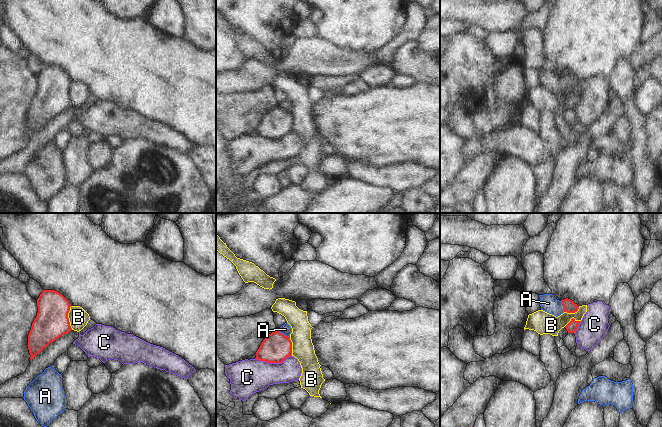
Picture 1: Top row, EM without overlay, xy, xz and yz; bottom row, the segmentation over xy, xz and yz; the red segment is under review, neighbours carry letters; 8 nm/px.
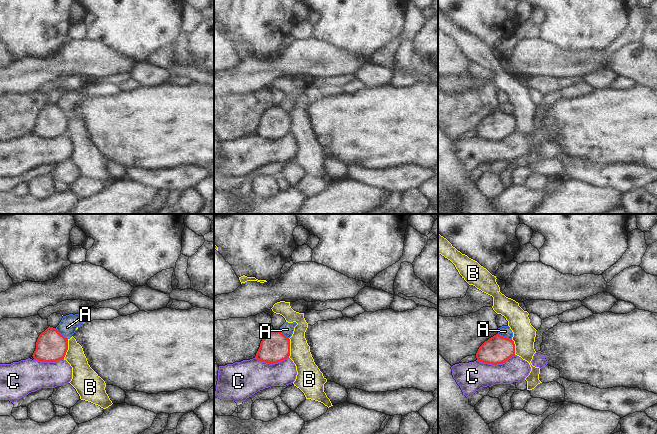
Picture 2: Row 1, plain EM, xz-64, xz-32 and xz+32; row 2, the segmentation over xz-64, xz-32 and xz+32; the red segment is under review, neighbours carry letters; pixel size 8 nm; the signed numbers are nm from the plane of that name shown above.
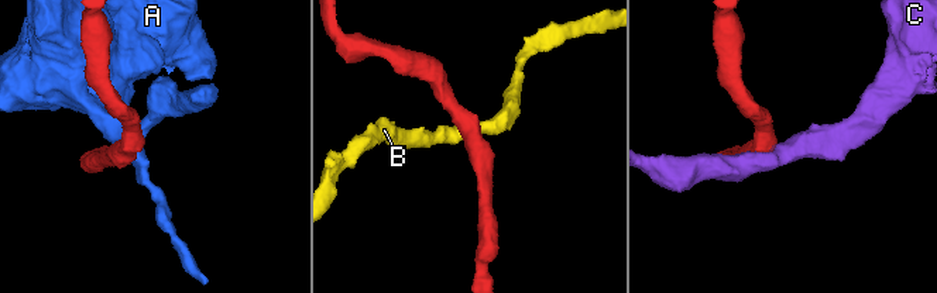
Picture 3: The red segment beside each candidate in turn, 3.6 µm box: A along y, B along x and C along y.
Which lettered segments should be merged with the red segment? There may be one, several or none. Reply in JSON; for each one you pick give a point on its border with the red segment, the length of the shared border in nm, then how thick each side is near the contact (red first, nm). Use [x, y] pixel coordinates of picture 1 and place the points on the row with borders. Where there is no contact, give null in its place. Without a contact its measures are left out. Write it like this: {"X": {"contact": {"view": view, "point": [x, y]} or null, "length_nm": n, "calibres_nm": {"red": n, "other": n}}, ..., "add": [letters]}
{"add": []}

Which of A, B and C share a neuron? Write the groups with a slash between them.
A / B / C

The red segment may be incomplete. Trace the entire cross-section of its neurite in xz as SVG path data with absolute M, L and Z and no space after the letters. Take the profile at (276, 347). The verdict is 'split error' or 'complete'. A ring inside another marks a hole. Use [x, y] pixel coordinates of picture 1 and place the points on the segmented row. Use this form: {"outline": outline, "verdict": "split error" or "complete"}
{"outline": "M279 331L267 335L256 352L256 359L268 363L282 363L292 355L292 342L290 337Z", "verdict": "complete"}

